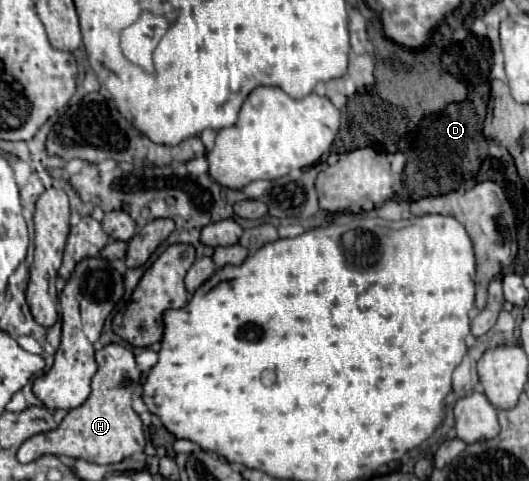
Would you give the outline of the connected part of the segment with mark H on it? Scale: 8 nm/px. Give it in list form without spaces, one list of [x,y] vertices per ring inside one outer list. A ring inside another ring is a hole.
[[[111,343],[99,349],[95,357],[99,371],[93,377],[93,391],[89,399],[81,407],[71,409],[55,431],[39,433],[27,439],[17,453],[21,463],[31,463],[41,455],[57,455],[85,459],[97,465],[115,465],[145,449],[143,423],[141,417],[133,411],[133,395],[141,393],[143,387],[143,373],[135,363],[135,355],[127,347]]]

